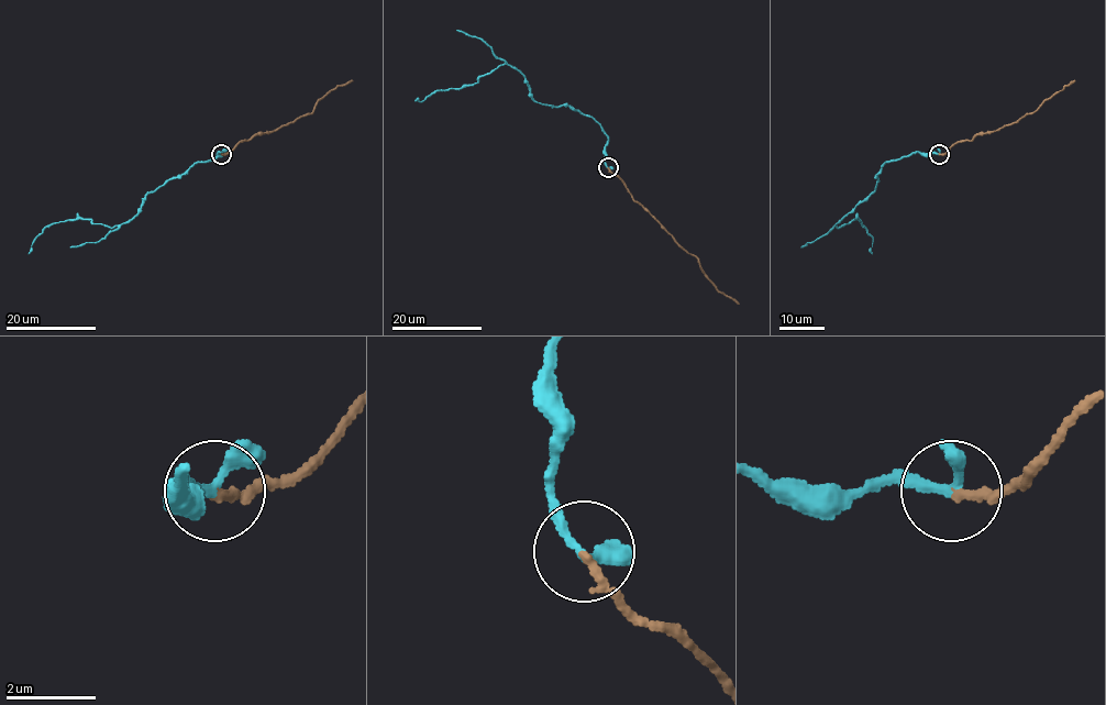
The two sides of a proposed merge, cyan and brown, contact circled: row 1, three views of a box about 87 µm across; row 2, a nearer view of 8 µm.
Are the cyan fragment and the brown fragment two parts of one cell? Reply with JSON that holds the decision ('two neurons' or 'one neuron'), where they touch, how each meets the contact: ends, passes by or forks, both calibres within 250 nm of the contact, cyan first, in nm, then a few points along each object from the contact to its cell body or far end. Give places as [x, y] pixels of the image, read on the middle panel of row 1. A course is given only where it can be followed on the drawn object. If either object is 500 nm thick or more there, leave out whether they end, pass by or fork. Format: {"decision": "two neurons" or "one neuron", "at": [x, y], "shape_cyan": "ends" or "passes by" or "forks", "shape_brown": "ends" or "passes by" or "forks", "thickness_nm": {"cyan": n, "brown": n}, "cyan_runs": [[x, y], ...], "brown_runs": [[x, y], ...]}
{"decision": "one neuron", "at": [608, 167], "shape_cyan": "passes by", "shape_brown": "ends", "thickness_nm": {"cyan": 220, "brown": 200}, "cyan_runs": [[608, 168], [601, 127], [570, 106], [535, 101], [524, 77], [507, 64], [474, 84], [415, 101]], "brown_runs": [[608, 168], [625, 184], [631, 197], [693, 254], [719, 292], [739, 304]]}

